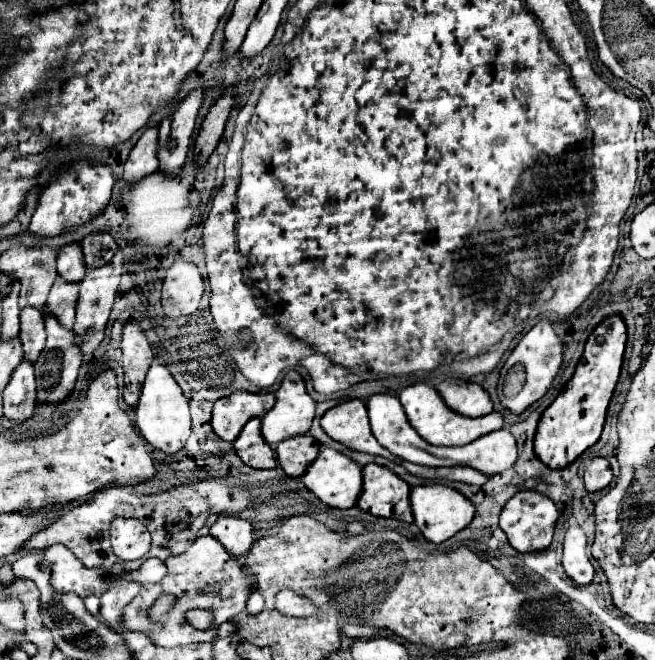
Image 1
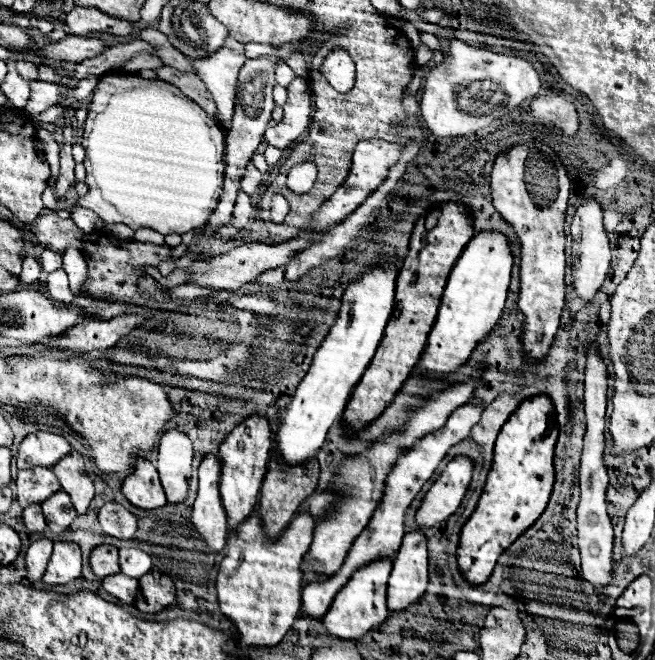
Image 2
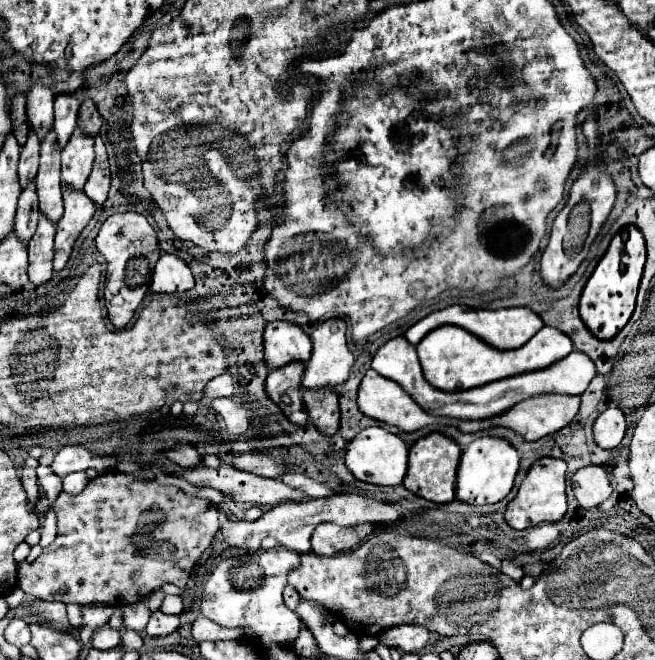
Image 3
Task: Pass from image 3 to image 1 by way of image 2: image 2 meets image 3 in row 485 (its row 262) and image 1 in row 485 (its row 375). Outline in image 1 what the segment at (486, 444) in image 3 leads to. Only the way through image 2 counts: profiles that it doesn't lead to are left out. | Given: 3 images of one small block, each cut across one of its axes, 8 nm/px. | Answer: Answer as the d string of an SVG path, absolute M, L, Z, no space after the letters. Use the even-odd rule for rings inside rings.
M446 484L414 486L410 492L410 504L412 504L412 514L414 514L414 524L422 530L422 534L430 542L436 542L436 544L464 530L474 520L474 514L476 514L476 506L472 504L472 500L468 500L462 492Z

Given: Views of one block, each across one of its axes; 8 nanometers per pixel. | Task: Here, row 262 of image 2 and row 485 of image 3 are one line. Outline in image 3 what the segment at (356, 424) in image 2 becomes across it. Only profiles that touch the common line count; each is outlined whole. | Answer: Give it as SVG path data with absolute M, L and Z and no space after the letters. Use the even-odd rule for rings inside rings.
M432 432L420 440L416 440L410 446L410 464L408 474L404 476L404 488L412 494L436 502L436 504L448 504L454 500L454 488L456 488L456 468L460 462L460 446L450 440L444 434Z

